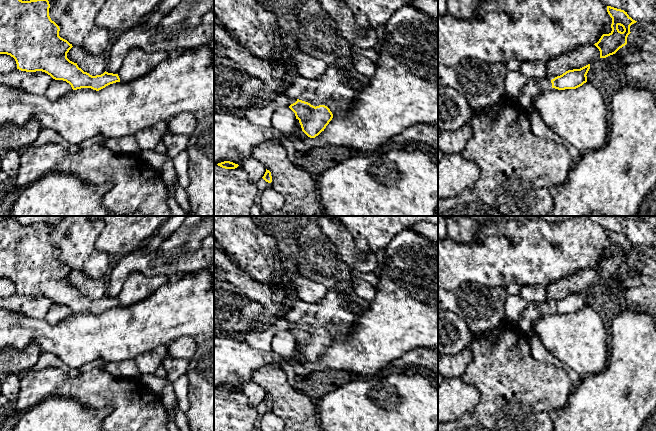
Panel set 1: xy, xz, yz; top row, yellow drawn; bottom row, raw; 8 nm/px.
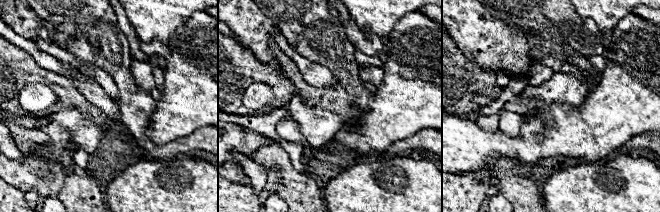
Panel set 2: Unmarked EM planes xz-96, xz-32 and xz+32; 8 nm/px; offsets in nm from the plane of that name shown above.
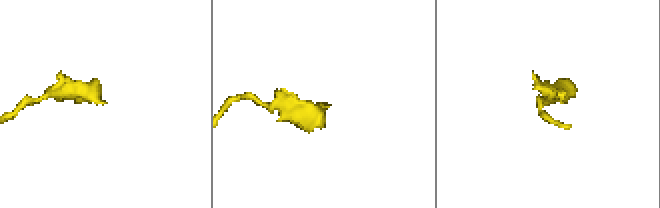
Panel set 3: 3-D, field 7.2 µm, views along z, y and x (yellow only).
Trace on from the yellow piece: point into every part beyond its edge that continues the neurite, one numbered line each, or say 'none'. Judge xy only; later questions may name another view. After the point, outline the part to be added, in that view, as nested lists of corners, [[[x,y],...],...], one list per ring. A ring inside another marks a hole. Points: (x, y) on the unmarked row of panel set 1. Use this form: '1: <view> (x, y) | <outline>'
none

